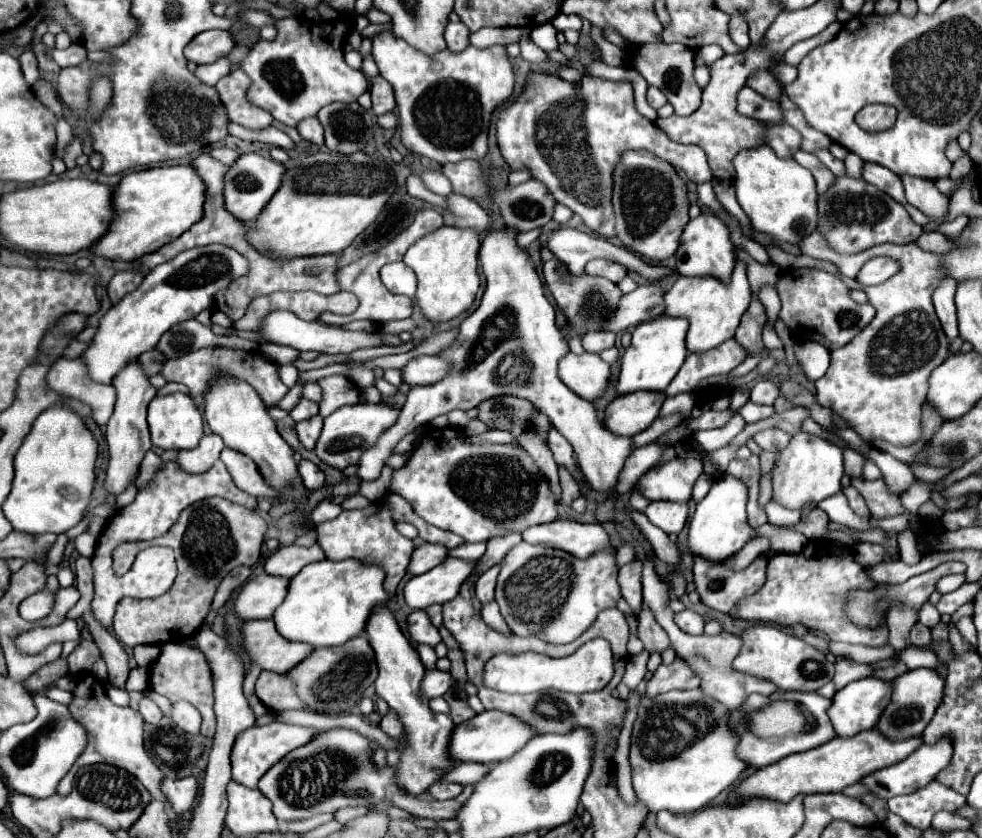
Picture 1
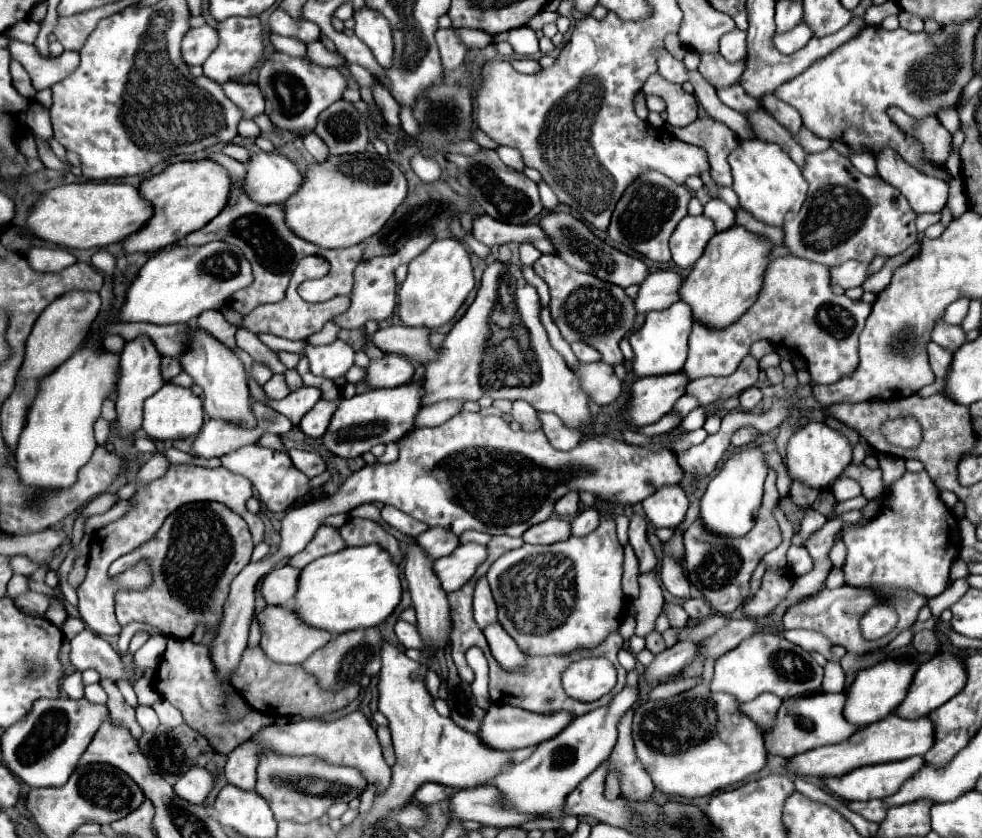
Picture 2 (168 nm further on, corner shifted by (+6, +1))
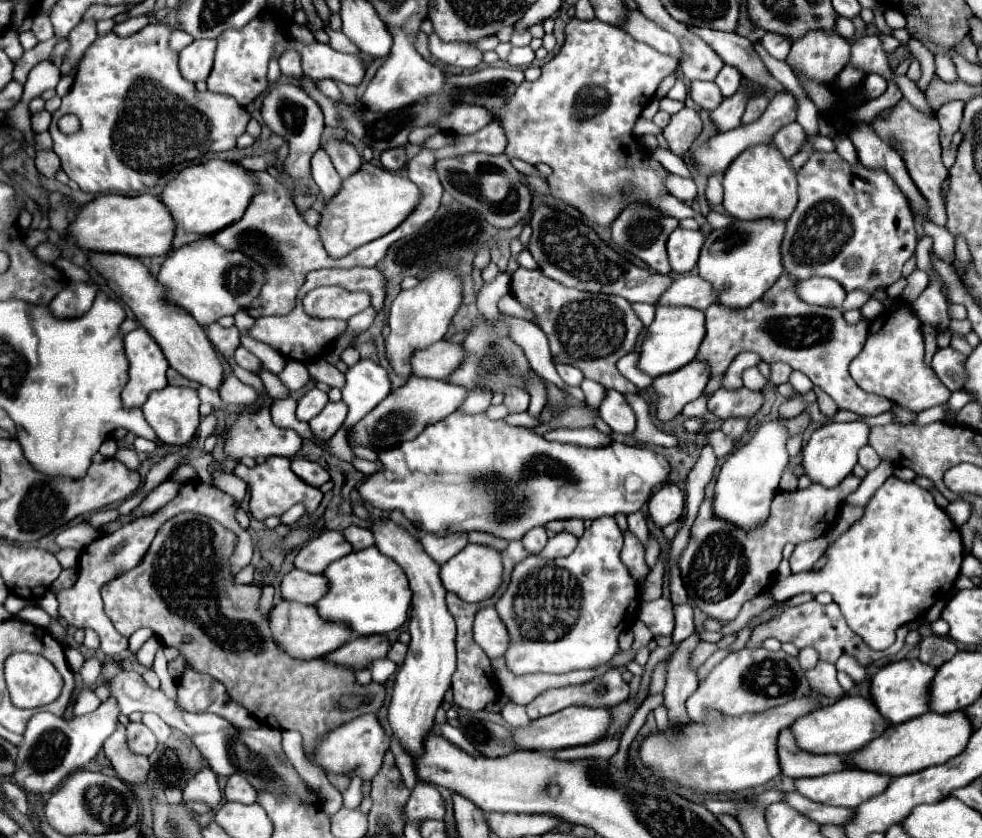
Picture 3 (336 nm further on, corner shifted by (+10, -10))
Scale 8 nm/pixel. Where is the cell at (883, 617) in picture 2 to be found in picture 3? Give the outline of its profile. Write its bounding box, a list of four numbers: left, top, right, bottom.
[771,477,963,651]

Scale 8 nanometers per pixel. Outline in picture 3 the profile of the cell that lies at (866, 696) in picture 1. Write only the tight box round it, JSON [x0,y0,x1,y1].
[871,659,937,723]

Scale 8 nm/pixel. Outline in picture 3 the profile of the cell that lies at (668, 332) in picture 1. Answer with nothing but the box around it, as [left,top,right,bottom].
[639,307,705,377]

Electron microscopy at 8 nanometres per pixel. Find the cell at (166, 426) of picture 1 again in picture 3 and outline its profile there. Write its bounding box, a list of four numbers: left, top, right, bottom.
[143,385,199,445]

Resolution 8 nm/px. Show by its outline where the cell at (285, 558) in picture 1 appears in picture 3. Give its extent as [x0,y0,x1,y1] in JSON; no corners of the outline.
[295,531,353,573]

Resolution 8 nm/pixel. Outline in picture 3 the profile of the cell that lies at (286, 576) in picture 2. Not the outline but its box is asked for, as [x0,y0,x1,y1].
[281,569,329,605]

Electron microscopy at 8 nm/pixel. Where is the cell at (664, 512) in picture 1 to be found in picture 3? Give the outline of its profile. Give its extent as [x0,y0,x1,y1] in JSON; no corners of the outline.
[649,483,685,527]

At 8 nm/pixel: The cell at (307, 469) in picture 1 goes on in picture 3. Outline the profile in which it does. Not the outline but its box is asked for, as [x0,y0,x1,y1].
[291,457,331,487]

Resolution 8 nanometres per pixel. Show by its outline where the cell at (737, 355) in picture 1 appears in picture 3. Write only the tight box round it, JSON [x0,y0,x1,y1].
[697,273,895,417]

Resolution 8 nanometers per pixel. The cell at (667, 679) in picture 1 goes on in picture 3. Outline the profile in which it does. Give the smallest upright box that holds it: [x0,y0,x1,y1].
[747,601,907,665]

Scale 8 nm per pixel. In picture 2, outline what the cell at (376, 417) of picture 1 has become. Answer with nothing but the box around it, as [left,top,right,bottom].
[321,382,423,458]

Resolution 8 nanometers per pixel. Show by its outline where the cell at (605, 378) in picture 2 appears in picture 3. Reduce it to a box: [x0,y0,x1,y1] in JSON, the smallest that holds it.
[599,391,637,435]

